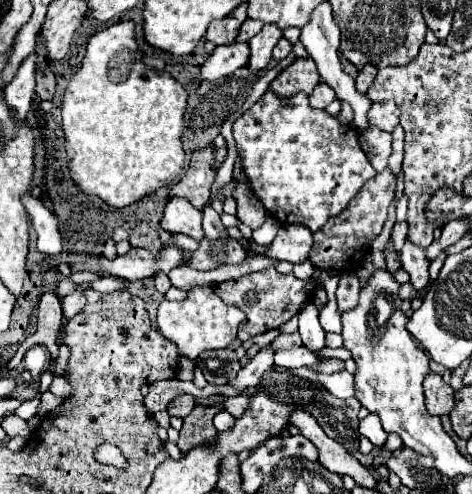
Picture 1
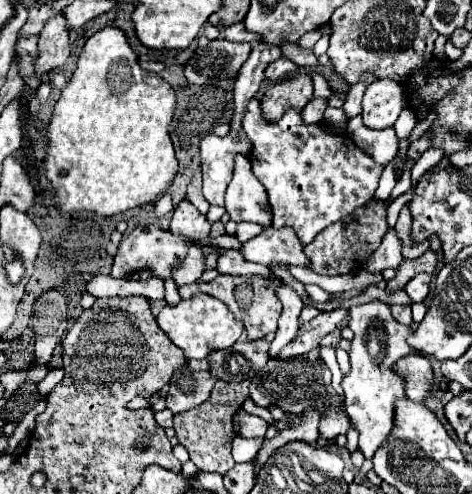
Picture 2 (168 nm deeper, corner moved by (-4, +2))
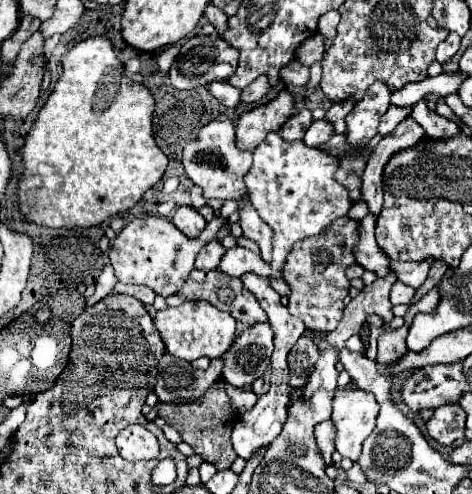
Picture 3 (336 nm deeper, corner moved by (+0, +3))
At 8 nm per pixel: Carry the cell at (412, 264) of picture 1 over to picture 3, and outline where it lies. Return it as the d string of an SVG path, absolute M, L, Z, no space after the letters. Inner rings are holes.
M396 282L396 284L392 286L390 300L392 300L392 304L410 304L412 298L414 298L414 294L416 294L414 288L410 288L410 286L404 284L404 282Z

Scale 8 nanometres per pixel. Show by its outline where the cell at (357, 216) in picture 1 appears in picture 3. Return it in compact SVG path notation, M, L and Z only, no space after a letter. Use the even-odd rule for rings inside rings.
M346 216L342 218L342 224L336 224L334 220L326 232L294 244L292 252L288 254L288 264L284 268L284 280L292 288L288 310L300 318L310 332L330 332L340 324L344 298L348 296L350 288L346 268L356 262L354 244L358 244L358 220Z

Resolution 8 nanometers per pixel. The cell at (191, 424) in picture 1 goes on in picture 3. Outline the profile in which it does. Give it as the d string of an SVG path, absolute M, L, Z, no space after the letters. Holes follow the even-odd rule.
M220 378L196 402L190 402L190 404L162 404L160 410L158 410L158 416L162 416L166 420L166 424L170 424L172 428L178 430L182 440L192 446L194 454L202 456L204 462L214 464L218 470L230 468L230 464L236 458L236 452L230 444L230 432L232 432L232 426L234 426L234 412L230 408L230 396L226 394L224 384L226 384L226 380Z

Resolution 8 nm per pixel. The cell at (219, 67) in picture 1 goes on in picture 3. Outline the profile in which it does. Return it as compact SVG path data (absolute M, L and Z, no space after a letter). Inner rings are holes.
M196 34L194 38L186 40L180 48L180 54L176 56L172 68L170 68L170 80L172 86L180 88L180 90L190 90L190 88L198 88L198 86L206 86L214 80L222 80L228 82L228 76L232 76L236 72L238 66L238 50L230 48L228 44L224 44L224 40L218 34Z

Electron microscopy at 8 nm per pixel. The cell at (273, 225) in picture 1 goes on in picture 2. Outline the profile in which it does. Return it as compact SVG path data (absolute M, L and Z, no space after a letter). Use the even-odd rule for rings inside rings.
M238 223L238 229L236 229L236 237L240 239L240 243L246 243L250 241L252 237L260 235L264 229L258 229L258 225L250 225L250 223Z

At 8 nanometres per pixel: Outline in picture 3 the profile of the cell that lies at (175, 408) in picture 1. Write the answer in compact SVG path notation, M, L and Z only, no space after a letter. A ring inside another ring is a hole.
M168 352L158 362L156 376L156 396L160 402L180 402L188 404L190 400L198 400L220 376L222 360L214 358L208 370L196 370L190 362L178 360Z

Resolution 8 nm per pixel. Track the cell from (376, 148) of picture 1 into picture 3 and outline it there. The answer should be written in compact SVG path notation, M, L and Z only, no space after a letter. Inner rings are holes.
M392 106L380 120L380 126L378 126L378 134L380 136L386 136L390 132L394 132L394 128L410 114L412 108L398 108L398 106Z

